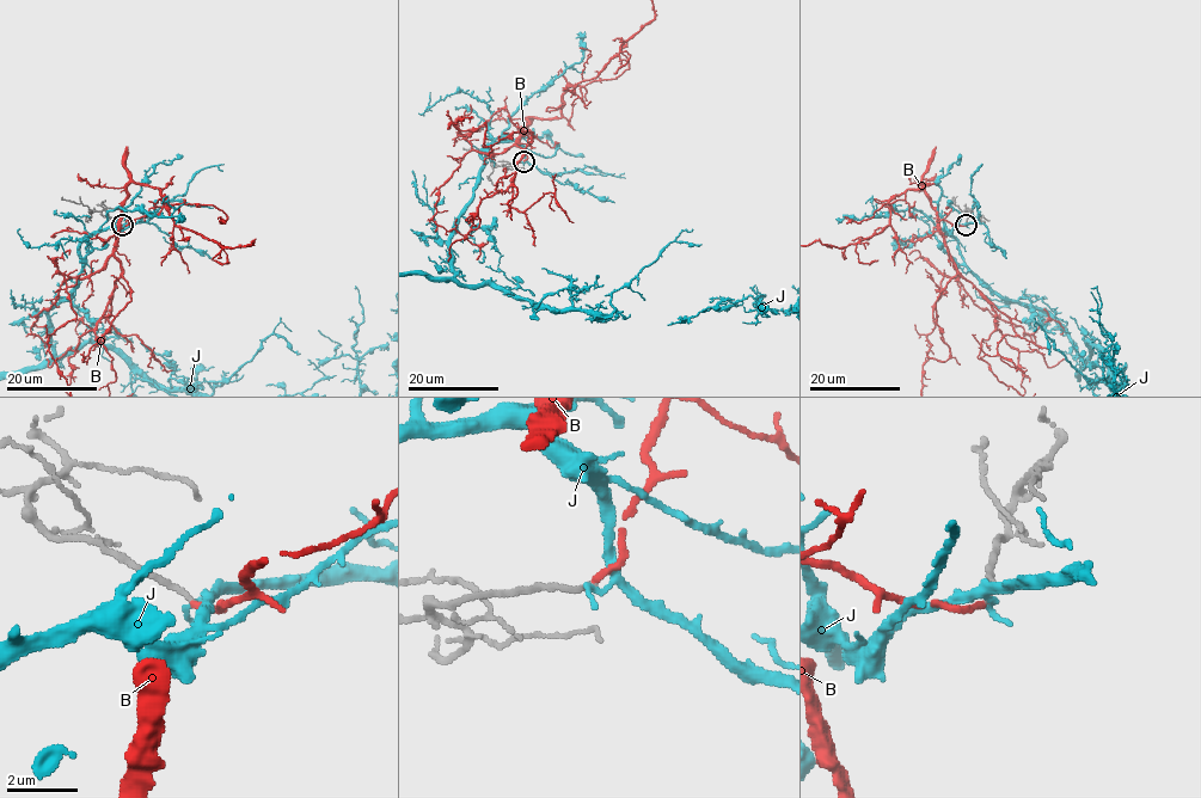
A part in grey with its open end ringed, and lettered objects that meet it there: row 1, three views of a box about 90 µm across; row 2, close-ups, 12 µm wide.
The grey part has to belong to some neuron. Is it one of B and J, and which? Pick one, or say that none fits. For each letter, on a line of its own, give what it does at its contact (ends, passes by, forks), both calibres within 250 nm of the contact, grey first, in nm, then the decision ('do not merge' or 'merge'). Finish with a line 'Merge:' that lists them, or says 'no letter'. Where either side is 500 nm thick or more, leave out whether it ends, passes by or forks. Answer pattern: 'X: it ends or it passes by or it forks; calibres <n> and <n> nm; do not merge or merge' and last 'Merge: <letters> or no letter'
B: it ends; calibres 160 and 140 nm; merge
J: it passes by; calibres 160 and 130 nm; do not merge
Merge: B

